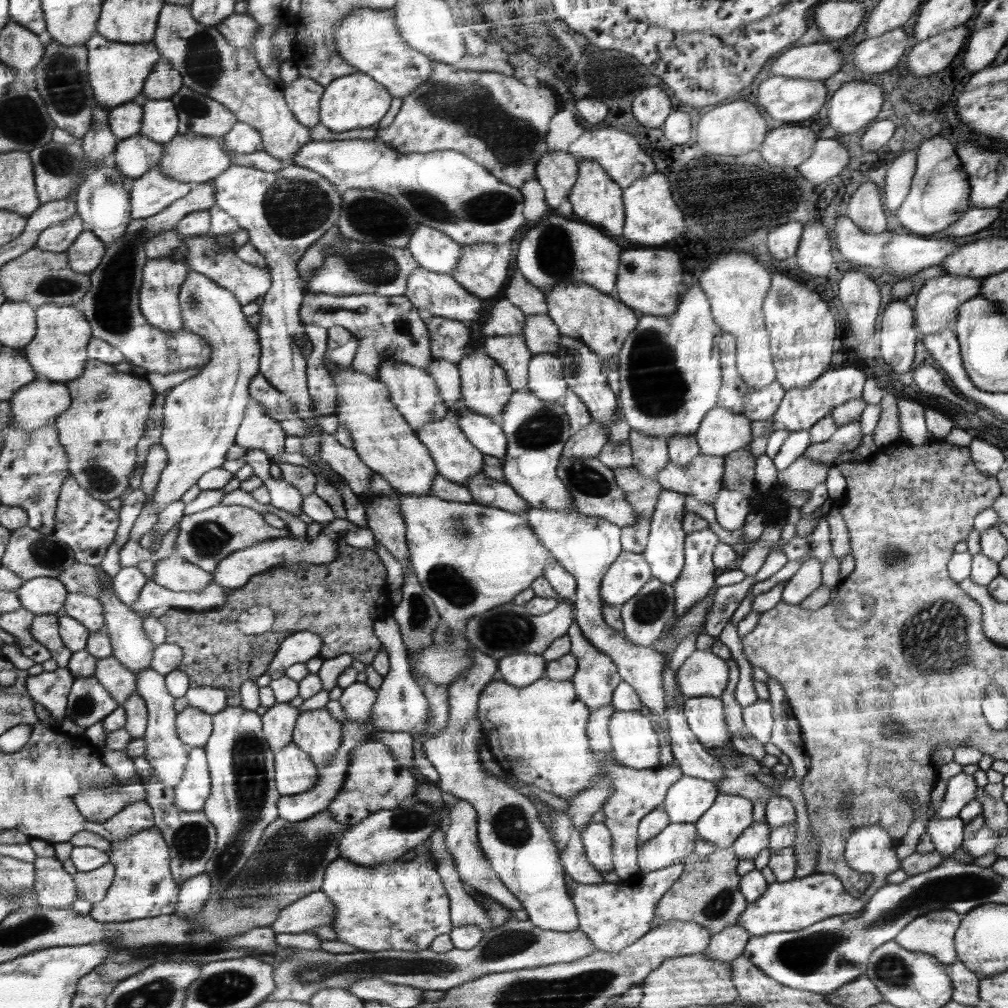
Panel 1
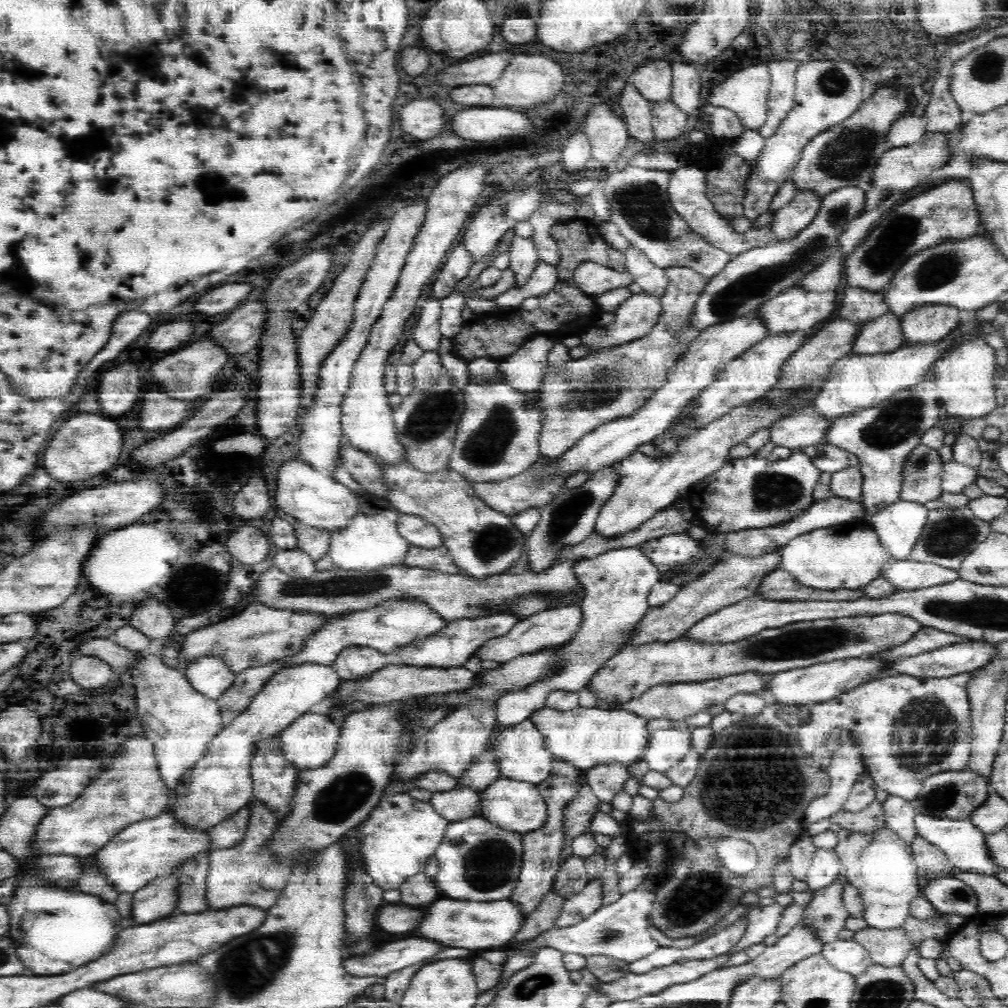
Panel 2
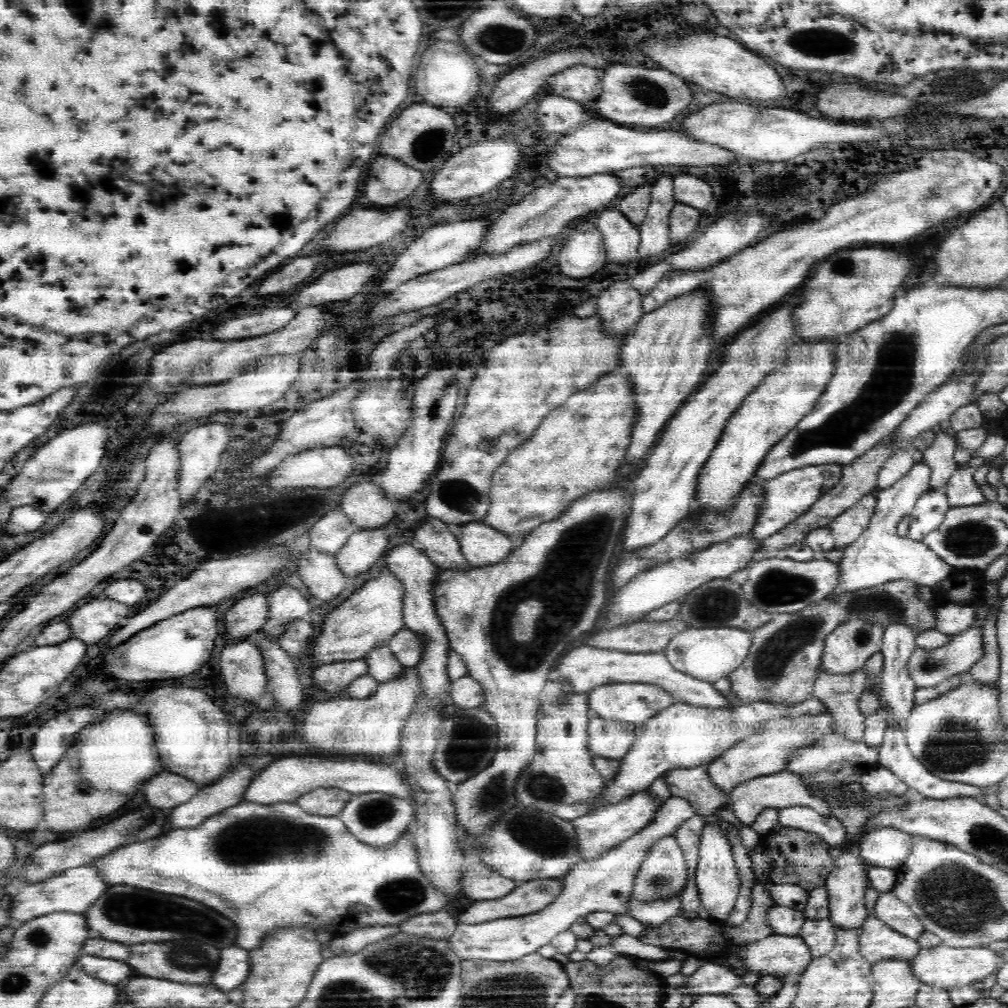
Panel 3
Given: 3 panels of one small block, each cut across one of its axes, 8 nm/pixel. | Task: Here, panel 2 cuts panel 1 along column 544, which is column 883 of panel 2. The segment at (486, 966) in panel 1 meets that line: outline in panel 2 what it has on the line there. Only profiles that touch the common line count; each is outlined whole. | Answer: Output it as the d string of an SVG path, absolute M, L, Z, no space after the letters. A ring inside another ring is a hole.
M867 926L853 937L879 965L901 965L913 950L913 942L902 927L878 930Z

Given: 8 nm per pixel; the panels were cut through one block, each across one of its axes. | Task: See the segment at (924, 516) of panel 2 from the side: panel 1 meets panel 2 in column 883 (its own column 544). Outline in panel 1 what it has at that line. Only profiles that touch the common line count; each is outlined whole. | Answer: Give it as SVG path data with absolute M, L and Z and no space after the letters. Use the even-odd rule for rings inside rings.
M528 506L523 513L525 524L533 527L534 533L549 549L550 554L574 576L576 592L572 597L575 621L581 626L584 635L598 650L605 651L617 663L617 670L624 679L638 693L642 704L656 715L662 715L667 705L664 696L664 681L662 672L666 668L666 655L654 651L652 646L638 645L629 641L624 633L606 625L603 618L603 602L600 597L600 582L606 570L623 551L620 544L620 527L604 518L570 514L570 512L556 512L550 508L534 508Z

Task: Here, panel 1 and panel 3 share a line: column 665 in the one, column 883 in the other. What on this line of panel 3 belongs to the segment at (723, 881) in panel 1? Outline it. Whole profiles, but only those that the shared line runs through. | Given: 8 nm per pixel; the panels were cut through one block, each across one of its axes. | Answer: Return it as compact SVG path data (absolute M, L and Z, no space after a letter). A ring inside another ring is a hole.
M894 890L880 893L874 906L874 914L892 930L917 940L925 931L913 910L895 896Z

